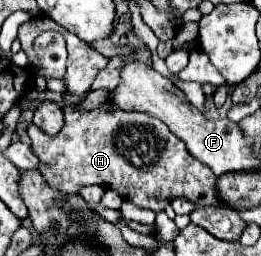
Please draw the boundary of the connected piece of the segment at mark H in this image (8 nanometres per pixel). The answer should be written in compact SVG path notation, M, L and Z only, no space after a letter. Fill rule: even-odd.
M111 99L97 109L85 111L65 105L65 125L57 135L45 135L37 125L27 125L31 147L39 157L39 173L45 181L65 195L79 193L85 185L101 185L117 191L137 207L163 211L175 197L185 197L197 205L225 205L217 197L217 179L209 167L193 159L185 143L171 133L161 119L123 111Z

